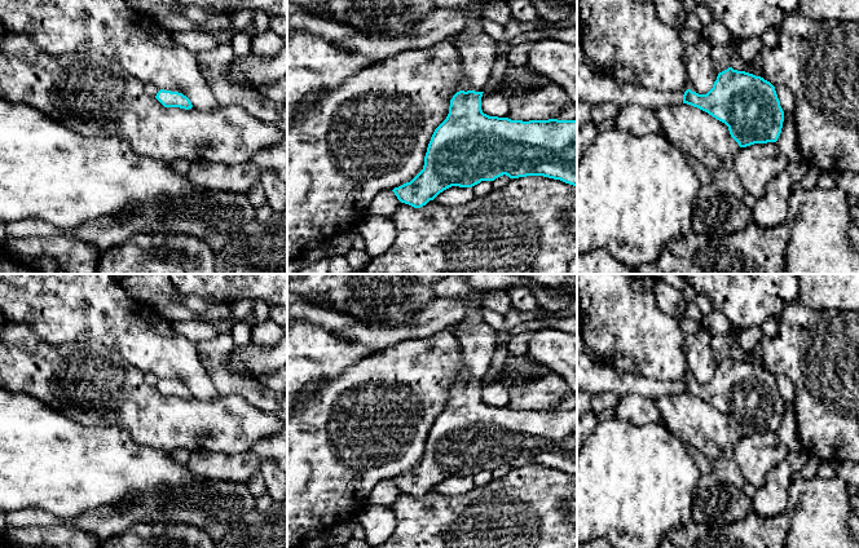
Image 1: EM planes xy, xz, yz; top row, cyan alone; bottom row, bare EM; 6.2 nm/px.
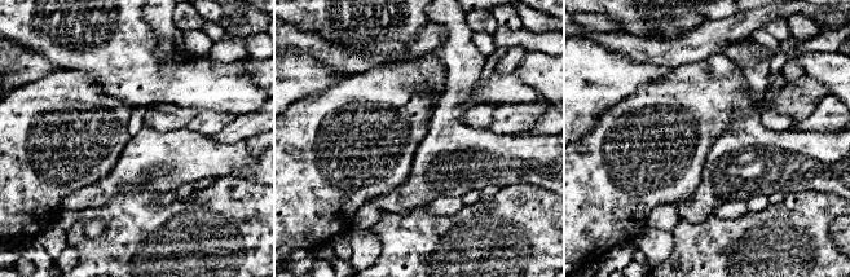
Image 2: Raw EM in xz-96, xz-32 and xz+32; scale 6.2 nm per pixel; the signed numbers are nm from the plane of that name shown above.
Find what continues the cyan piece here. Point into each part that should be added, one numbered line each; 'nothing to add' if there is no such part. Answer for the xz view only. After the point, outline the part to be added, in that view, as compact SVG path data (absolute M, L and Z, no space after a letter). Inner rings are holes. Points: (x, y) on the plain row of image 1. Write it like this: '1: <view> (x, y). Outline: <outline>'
1: xz (478, 340). Outline: M471 306L463 321L450 332L461 344L464 377L485 381L495 350L497 333L483 319L483 306Z

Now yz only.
1: yz (593, 378). Outline: M577 352L577 389L590 395L600 392L613 392L620 397L638 394L653 401L660 397L683 393L683 384L621 374L607 364L595 363L583 353Z

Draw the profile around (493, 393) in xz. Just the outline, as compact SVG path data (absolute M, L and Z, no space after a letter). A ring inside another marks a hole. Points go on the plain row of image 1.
M493 380L484 381L481 386L481 399L489 406L507 407L510 403L508 390Z

